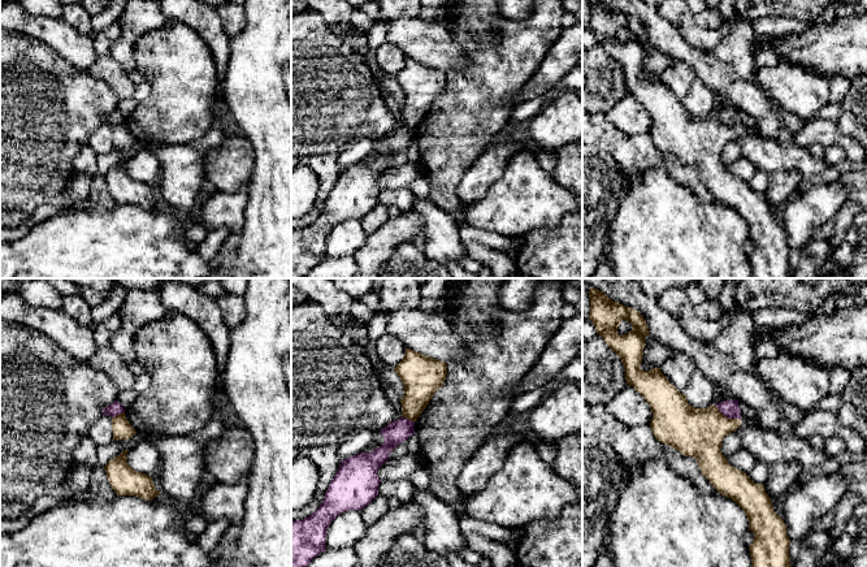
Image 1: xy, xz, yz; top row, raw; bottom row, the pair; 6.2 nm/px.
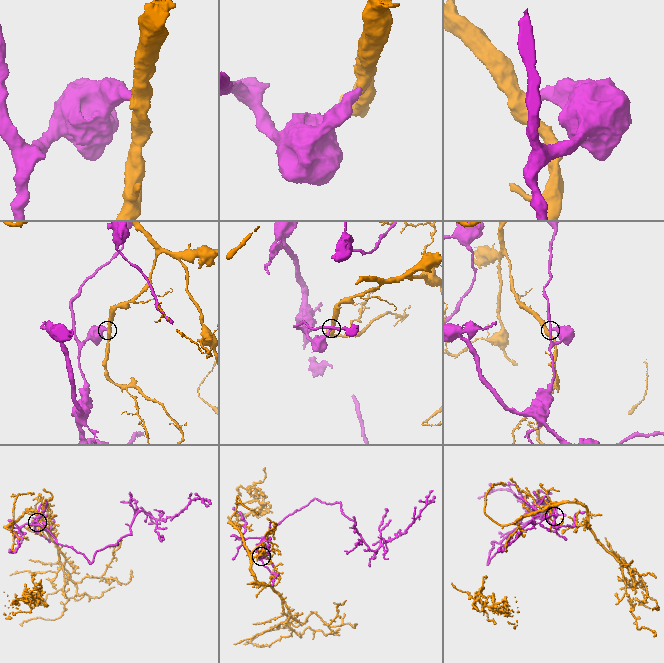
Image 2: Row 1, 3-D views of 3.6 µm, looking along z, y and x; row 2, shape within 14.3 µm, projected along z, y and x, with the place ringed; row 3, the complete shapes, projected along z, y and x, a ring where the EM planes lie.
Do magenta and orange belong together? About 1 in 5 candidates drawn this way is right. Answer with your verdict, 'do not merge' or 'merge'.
do not merge

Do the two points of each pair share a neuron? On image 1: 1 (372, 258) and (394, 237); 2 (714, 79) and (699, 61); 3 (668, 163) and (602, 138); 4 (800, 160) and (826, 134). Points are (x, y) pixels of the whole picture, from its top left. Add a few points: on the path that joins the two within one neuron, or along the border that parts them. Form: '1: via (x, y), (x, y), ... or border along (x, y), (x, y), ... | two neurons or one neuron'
1: via (377, 252), (389, 241) | one neuron
2: via (714, 76), (703, 65) | one neuron
3: via (651, 156), (629, 152), (619, 145) | one neuron
4: border along (793, 145), (806, 148) | two neurons

